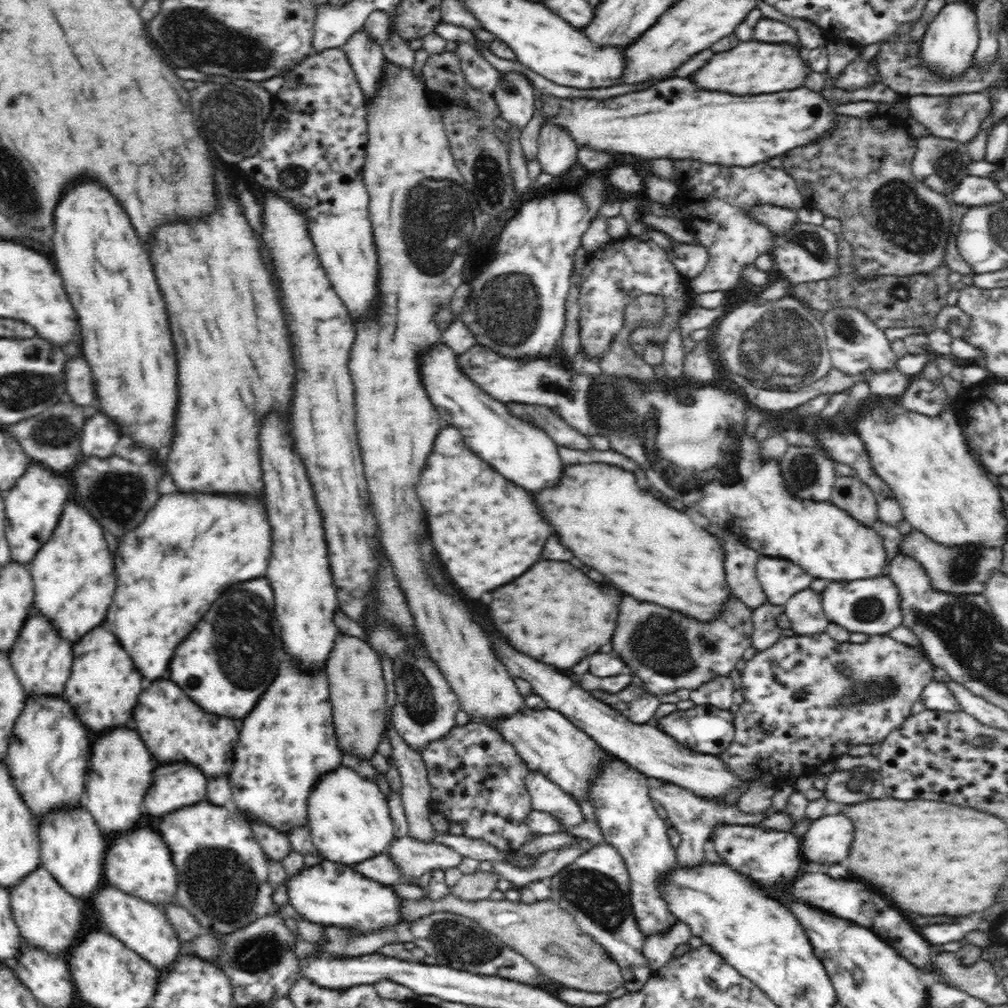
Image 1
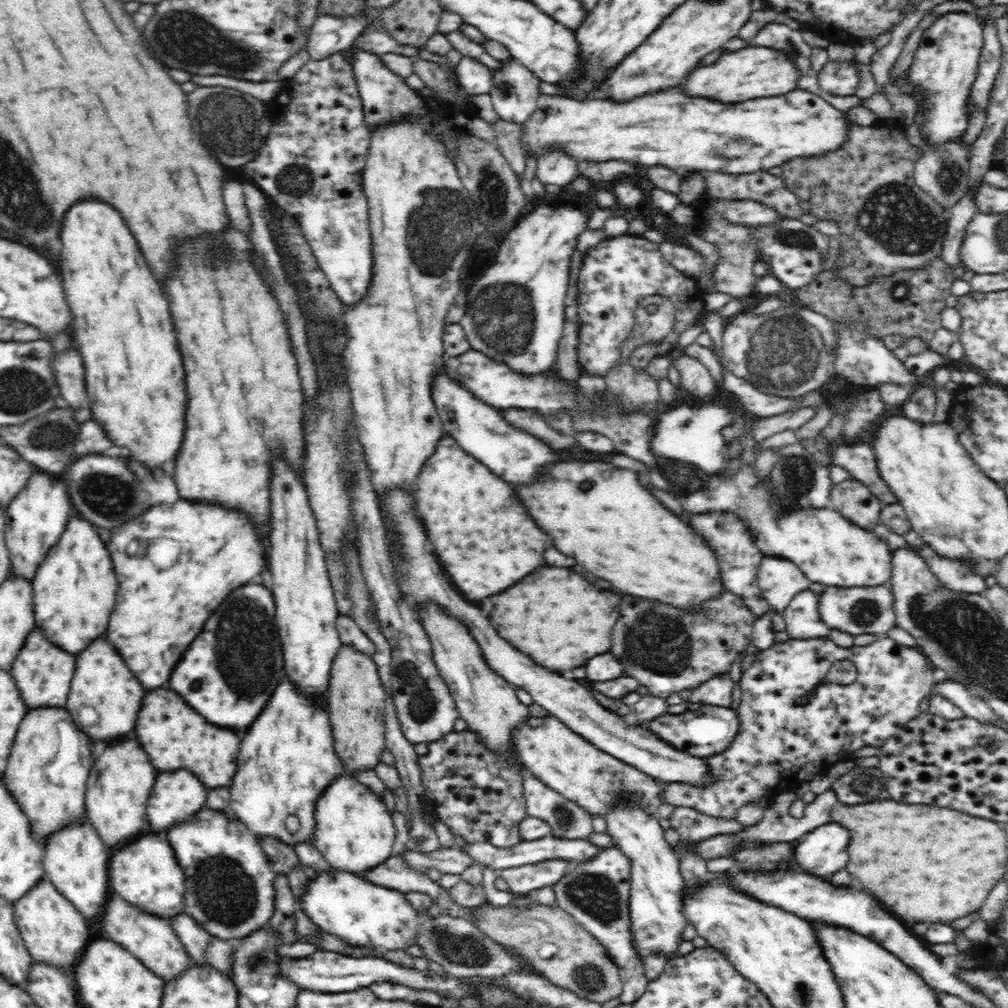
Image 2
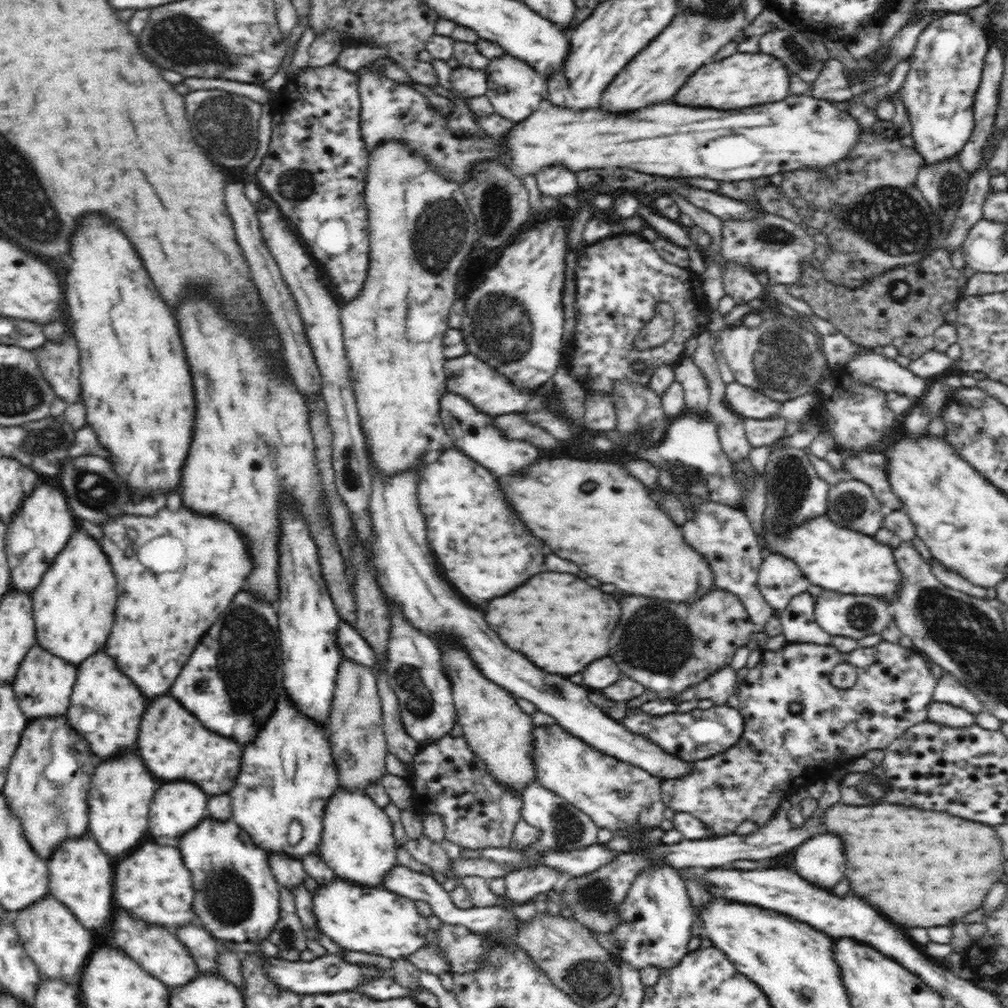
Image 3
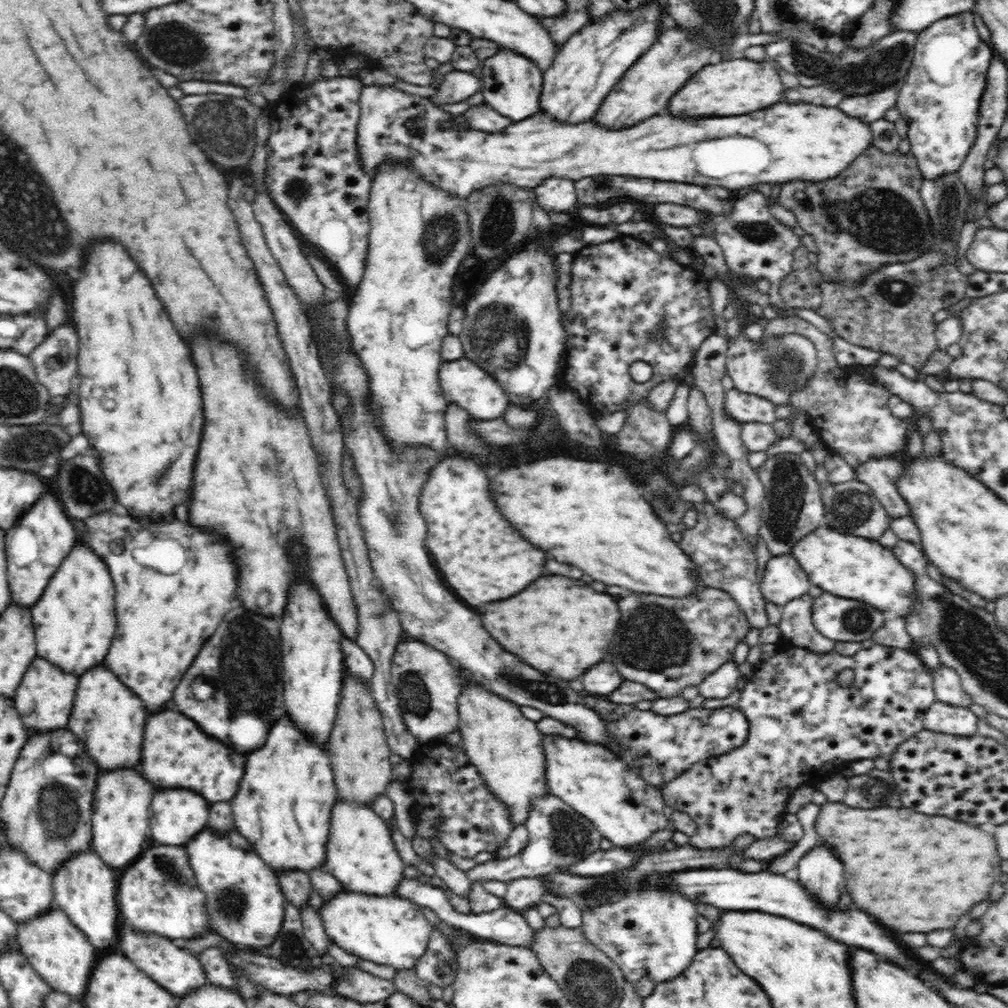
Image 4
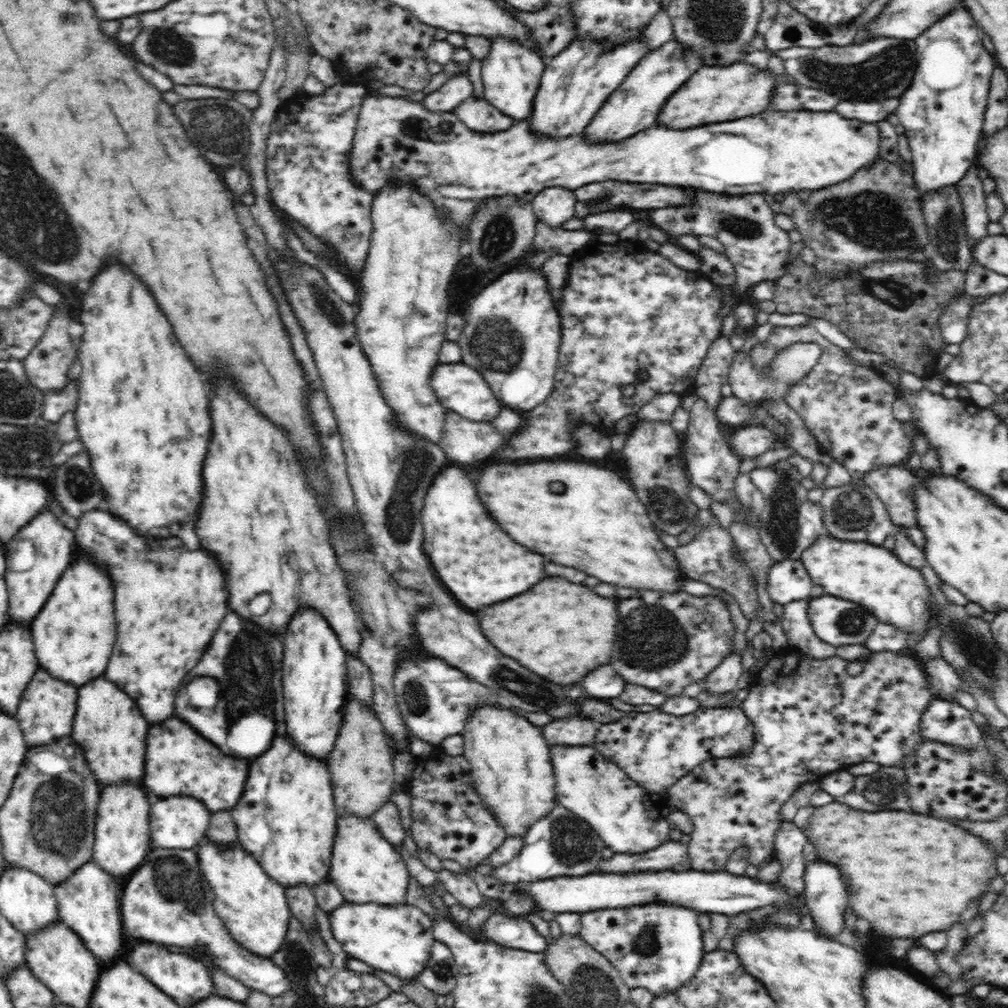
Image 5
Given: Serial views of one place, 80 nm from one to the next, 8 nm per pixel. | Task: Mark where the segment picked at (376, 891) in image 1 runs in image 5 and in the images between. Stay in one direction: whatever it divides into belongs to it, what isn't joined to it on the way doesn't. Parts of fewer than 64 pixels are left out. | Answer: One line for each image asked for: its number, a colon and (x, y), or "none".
2: (360, 913)
3: (377, 921)
4: (392, 931)
5: (397, 939)

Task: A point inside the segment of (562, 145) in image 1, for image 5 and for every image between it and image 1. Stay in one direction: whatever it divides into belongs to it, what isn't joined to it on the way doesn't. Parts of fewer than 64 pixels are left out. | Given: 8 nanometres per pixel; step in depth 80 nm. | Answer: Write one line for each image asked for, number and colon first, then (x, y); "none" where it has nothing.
2: (554, 167)
3: (556, 180)
4: (554, 194)
5: (555, 205)

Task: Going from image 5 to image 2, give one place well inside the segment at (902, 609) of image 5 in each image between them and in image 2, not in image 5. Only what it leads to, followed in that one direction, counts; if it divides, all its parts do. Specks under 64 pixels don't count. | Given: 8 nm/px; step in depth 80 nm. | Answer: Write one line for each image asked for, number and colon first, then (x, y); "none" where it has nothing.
2: (828, 548)
3: (835, 557)
4: (848, 566)

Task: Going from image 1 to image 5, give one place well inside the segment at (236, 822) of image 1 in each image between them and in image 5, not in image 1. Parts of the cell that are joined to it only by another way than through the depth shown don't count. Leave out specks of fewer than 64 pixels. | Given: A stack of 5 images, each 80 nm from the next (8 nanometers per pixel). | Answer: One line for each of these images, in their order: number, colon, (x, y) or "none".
2: (229, 886)
3: (237, 899)
4: (246, 904)
5: (255, 910)

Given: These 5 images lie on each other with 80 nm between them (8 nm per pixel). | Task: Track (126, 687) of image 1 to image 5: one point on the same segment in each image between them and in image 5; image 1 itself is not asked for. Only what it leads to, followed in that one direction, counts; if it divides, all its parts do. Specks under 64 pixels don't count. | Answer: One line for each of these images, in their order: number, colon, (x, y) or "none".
2: (103, 699)
3: (105, 708)
4: (109, 719)
5: (108, 727)

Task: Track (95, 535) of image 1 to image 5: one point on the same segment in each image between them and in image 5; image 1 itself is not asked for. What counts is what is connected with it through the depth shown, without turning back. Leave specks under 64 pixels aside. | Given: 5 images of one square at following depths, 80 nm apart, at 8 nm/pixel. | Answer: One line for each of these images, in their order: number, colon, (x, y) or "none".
2: (74, 589)
3: (73, 606)
4: (74, 620)
5: (74, 634)

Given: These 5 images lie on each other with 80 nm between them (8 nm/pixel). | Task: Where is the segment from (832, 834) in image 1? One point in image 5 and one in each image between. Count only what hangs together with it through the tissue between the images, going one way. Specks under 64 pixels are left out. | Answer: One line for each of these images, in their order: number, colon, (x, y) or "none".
2: (821, 852)
3: (820, 861)
4: (821, 874)
5: (826, 894)

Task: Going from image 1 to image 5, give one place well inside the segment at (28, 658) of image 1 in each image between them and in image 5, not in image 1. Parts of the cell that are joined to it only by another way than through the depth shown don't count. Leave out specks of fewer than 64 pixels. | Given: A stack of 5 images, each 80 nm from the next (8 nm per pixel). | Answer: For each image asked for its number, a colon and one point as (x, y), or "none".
2: (42, 671)
3: (43, 685)
4: (44, 699)
5: (46, 710)

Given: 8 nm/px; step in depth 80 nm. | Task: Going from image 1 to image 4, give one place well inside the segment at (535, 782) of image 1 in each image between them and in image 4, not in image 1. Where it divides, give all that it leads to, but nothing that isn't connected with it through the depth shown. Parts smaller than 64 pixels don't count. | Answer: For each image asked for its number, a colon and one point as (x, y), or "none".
2: (568, 821)
3: (563, 827)
4: (558, 837)

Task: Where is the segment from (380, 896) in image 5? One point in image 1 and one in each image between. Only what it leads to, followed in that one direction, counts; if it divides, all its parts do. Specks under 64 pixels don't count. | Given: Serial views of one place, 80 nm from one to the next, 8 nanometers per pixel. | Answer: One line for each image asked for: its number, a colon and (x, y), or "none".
1: (349, 819)
2: (355, 832)
3: (358, 844)
4: (361, 855)

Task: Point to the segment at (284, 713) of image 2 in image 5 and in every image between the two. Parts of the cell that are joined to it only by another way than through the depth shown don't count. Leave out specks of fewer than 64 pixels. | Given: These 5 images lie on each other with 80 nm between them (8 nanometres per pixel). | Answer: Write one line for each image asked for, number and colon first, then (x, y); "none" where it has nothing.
3: (288, 773)
4: (283, 804)
5: (286, 819)

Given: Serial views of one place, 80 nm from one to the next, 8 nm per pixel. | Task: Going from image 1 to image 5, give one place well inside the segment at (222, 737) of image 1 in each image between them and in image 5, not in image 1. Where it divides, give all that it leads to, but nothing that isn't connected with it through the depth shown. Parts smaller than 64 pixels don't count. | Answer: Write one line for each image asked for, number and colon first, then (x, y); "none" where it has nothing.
2: (174, 736)
3: (174, 745)
4: (175, 753)
5: (178, 761)

